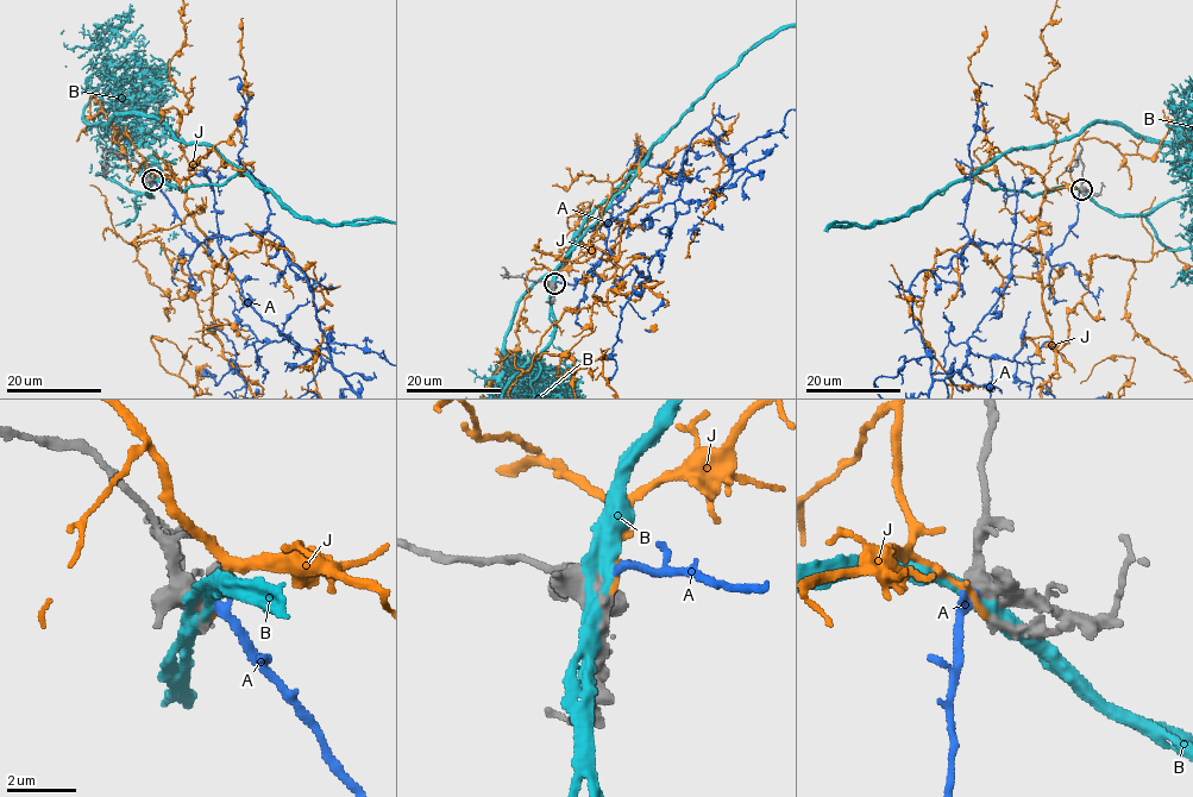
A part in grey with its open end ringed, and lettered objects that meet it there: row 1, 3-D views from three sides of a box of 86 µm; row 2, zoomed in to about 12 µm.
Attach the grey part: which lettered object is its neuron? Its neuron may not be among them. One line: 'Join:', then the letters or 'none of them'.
Join: A

